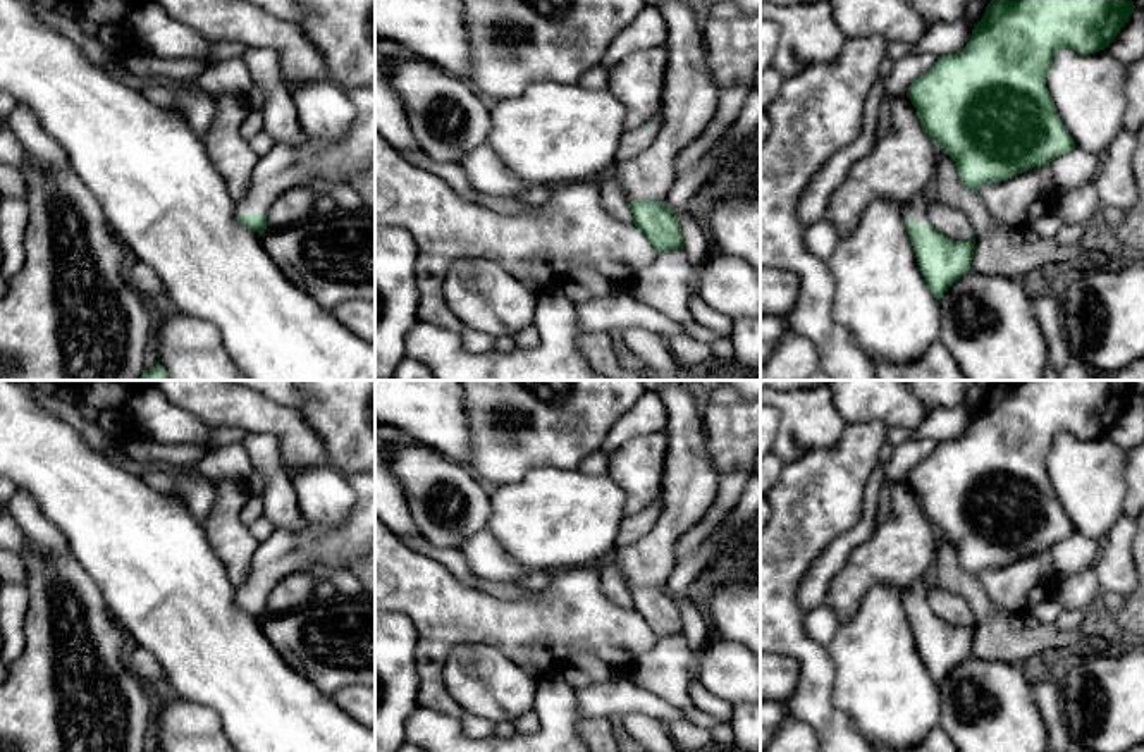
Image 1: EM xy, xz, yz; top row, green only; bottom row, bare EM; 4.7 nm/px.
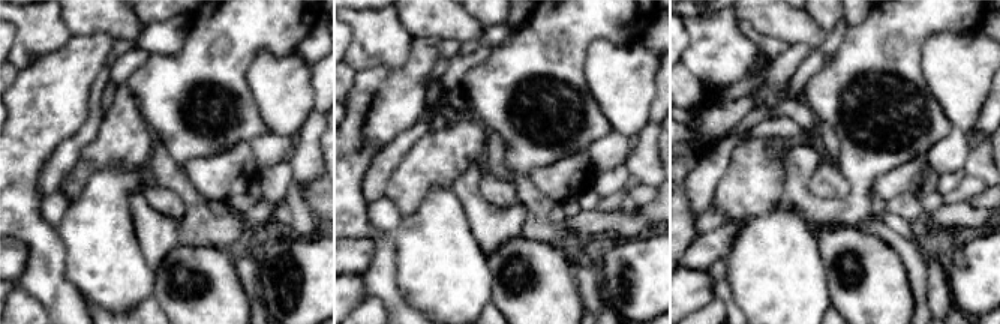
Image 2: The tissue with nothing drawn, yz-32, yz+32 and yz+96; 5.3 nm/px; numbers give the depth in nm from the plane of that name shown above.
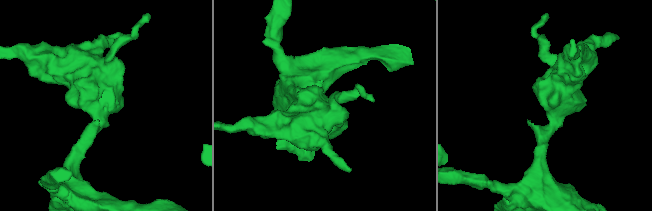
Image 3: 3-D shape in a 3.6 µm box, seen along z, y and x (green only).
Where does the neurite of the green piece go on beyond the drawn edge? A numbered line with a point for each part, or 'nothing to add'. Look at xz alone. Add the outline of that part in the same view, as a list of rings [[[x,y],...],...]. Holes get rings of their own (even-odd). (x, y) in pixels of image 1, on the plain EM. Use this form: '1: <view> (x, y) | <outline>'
1: xz (633, 527) | [[[662,496],[652,501],[638,515],[626,515],[616,535],[616,547],[628,547],[642,540],[655,525],[662,509]]]

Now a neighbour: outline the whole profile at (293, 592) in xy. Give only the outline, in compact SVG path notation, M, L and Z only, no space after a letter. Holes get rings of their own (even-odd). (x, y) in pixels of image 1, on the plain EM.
M308 573L282 578L267 599L267 614L279 616L311 604L318 582Z

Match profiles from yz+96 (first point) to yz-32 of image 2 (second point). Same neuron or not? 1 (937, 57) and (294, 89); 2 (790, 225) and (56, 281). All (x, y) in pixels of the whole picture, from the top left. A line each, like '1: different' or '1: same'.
1: same
2: different

